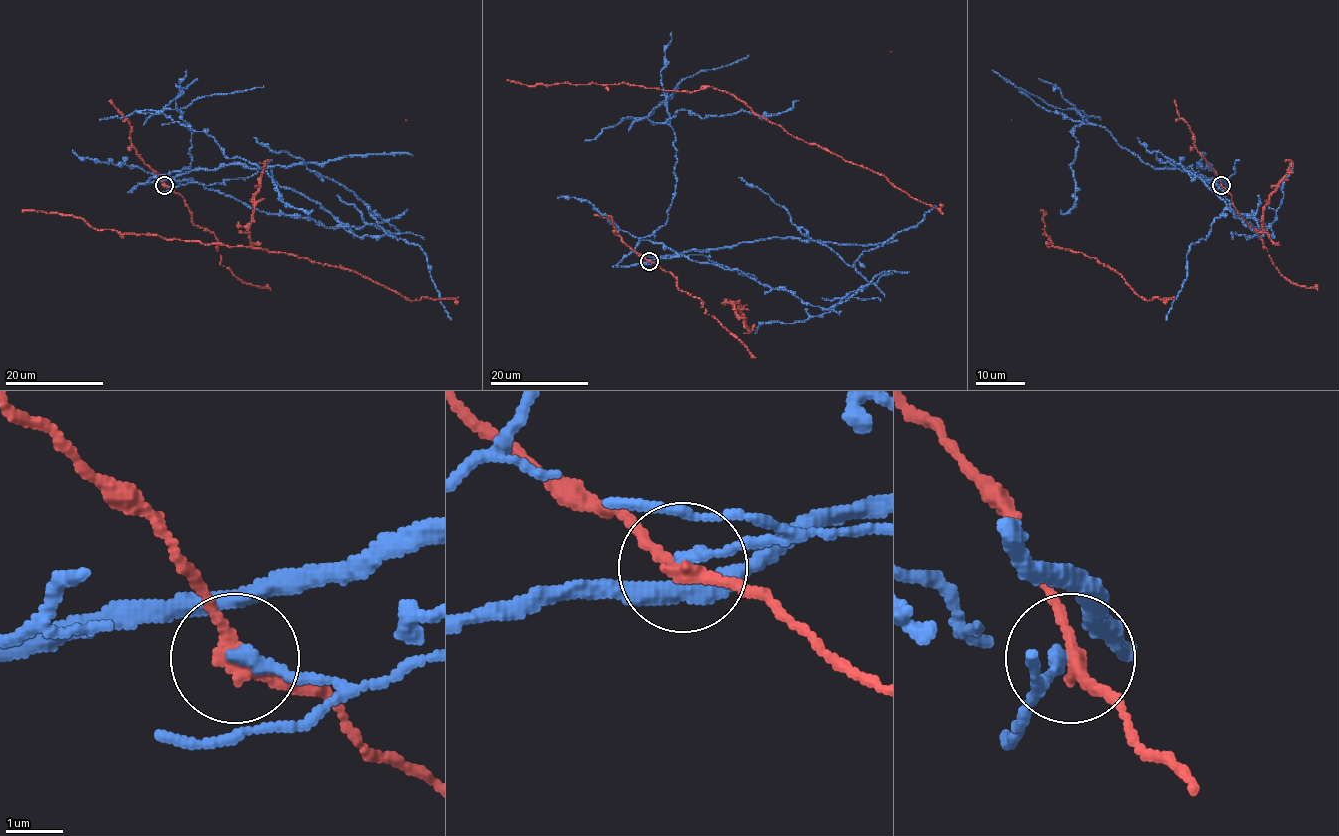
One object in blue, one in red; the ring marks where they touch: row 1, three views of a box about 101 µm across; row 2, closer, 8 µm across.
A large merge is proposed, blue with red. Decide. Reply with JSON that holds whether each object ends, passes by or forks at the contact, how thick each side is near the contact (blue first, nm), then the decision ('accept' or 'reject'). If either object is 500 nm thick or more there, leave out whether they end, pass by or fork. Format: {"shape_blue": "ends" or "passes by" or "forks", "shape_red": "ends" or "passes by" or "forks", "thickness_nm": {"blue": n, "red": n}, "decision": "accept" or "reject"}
{"shape_blue": "passes by", "shape_red": "passes by", "thickness_nm": {"blue": 150, "red": 260}, "decision": "reject"}

